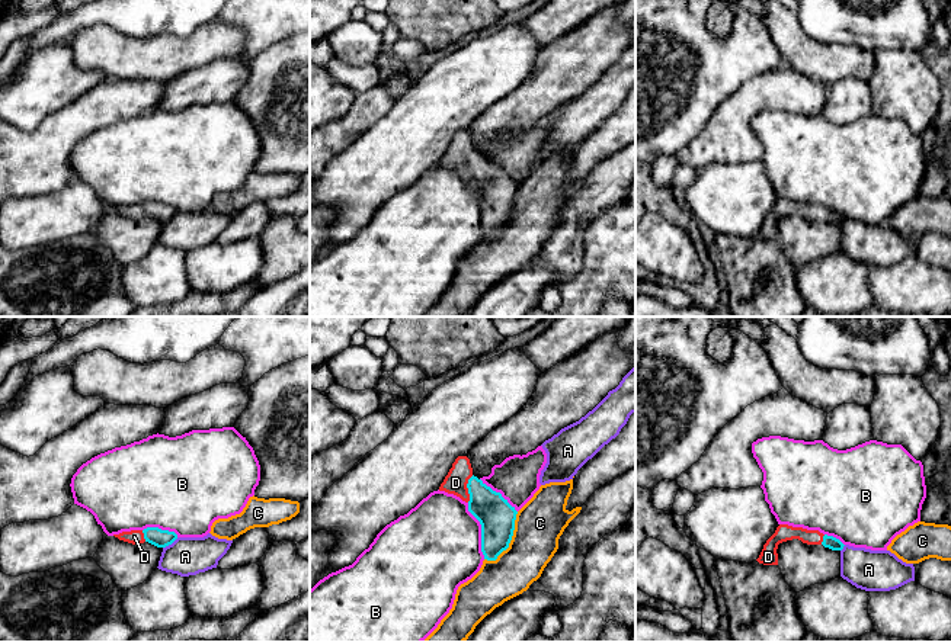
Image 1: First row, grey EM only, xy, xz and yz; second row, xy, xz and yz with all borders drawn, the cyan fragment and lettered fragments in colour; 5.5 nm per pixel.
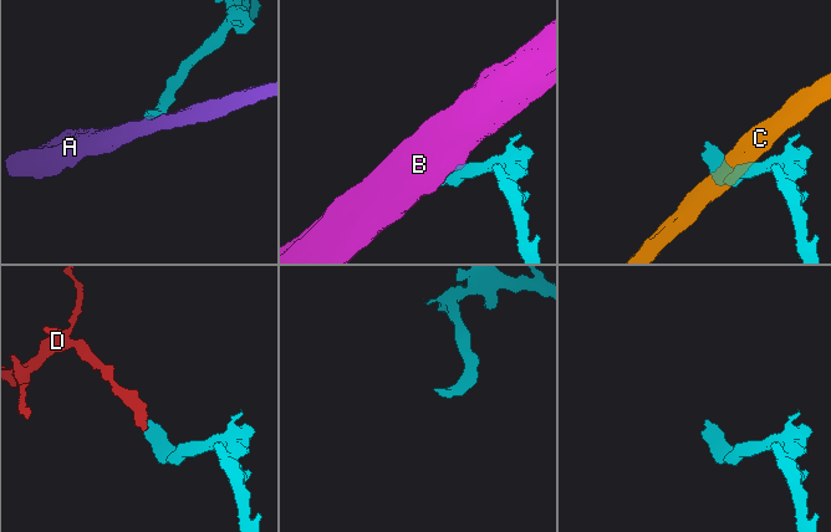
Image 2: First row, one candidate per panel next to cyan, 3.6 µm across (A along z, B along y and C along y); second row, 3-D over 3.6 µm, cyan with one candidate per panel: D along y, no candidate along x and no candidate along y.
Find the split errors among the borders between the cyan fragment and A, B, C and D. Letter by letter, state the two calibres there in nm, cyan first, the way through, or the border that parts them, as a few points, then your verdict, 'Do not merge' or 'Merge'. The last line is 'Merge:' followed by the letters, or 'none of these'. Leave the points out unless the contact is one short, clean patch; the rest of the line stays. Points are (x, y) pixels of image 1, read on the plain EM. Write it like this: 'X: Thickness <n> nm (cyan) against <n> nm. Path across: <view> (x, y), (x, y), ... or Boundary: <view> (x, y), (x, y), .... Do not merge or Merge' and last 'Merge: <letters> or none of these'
A: Thickness 100 nm (cyan) against 220 nm. Boundary: xy (178, 212), (163, 222). Do not merge
B: Thickness 200 nm (cyan) against 480 nm. Do not merge
C: Thickness 200 nm (cyan) against 260 nm. Boundary: xz (518, 186), (509, 220), (495, 234), (484, 234). Do not merge
D: Thickness 200 nm (cyan) against 130 nm. Path across: xz (496, 191), (467, 161), (455, 157). Merge
Merge: D

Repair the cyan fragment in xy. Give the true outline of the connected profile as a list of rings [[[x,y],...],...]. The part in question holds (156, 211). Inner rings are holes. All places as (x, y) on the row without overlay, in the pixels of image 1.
[[[147,202],[144,205],[122,206],[113,211],[118,212],[119,215],[132,219],[141,219],[144,216],[148,216],[157,222],[166,222],[177,214],[177,209],[174,206],[161,205],[158,202]]]

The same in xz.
[[[458,131],[439,166],[454,168],[468,179],[468,186],[481,199],[481,227],[484,234],[496,235],[509,222],[518,186],[500,167],[493,166],[473,150],[467,131]]]

